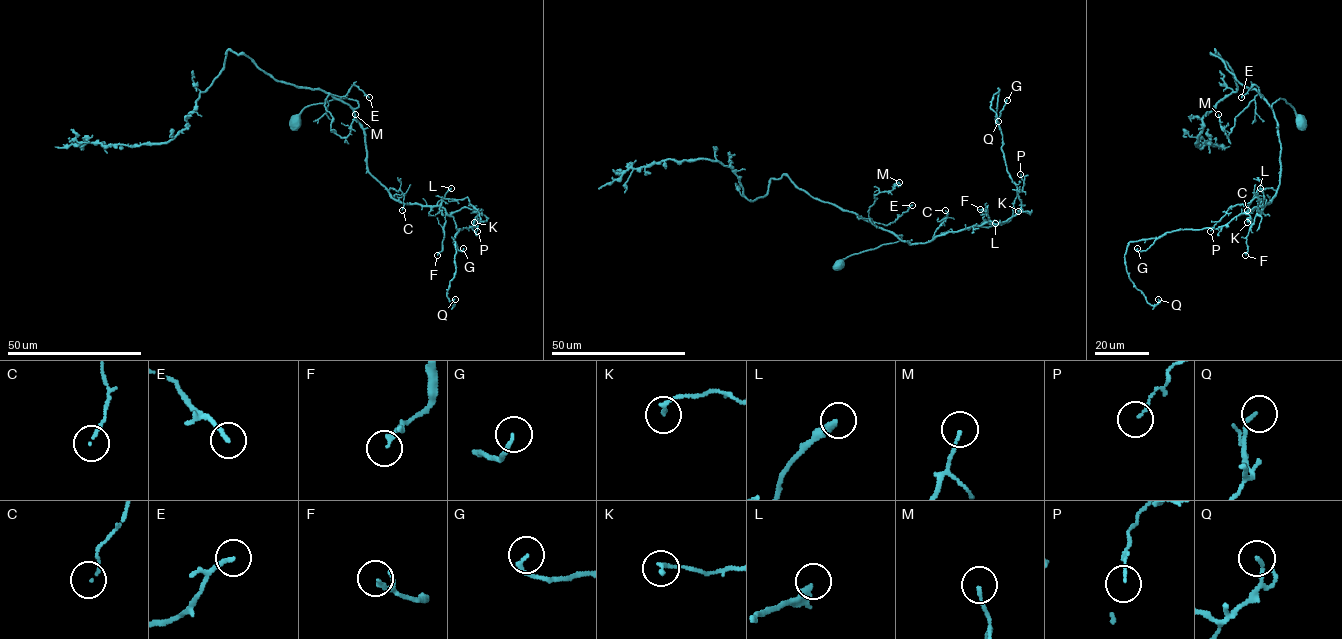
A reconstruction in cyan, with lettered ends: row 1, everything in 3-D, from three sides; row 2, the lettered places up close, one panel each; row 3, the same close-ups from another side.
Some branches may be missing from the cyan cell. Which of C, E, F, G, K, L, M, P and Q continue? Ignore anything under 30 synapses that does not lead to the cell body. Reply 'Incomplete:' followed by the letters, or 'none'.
Incomplete: none

